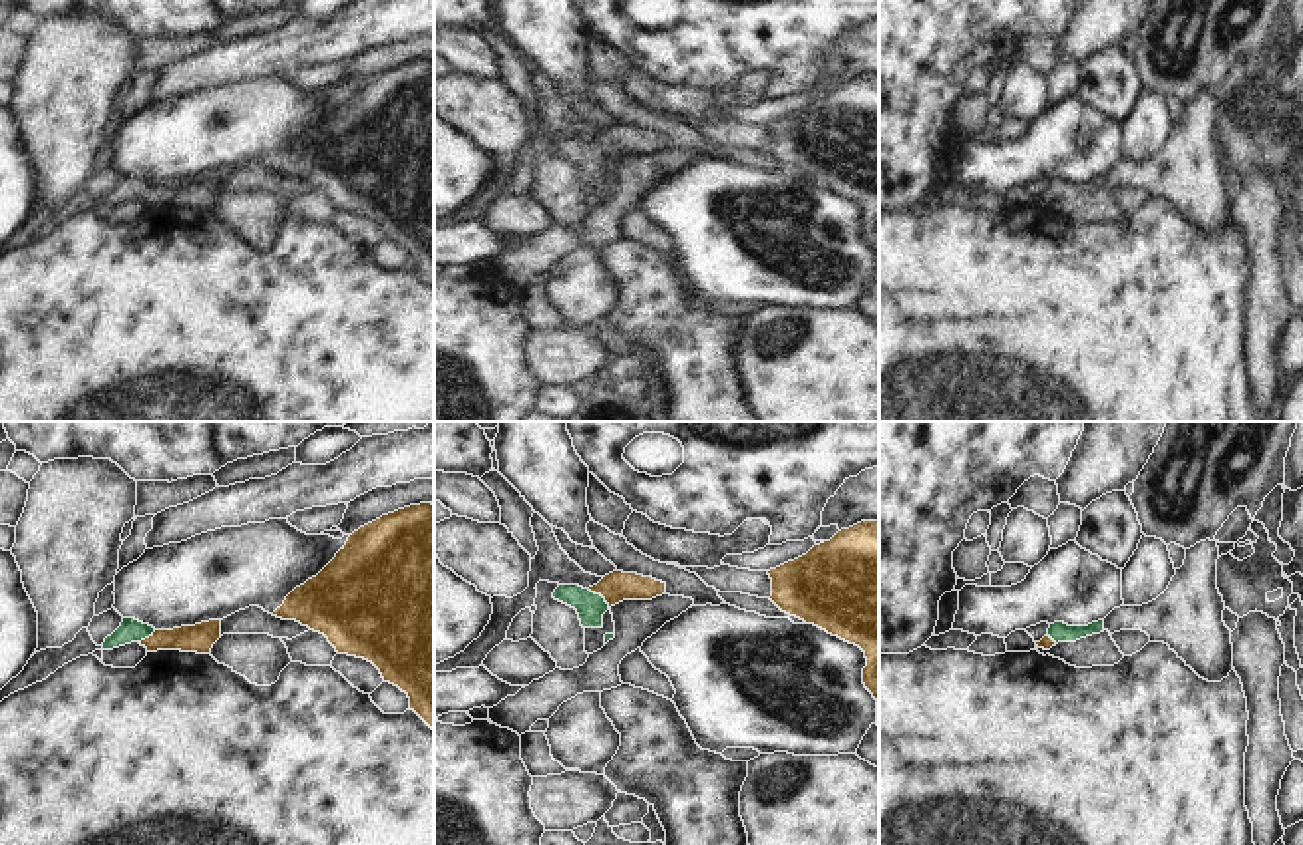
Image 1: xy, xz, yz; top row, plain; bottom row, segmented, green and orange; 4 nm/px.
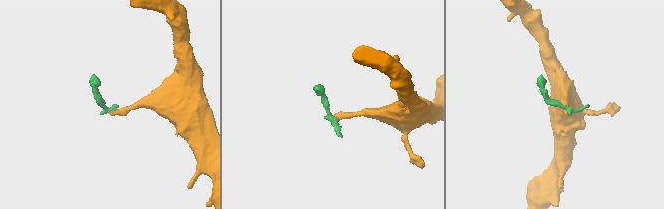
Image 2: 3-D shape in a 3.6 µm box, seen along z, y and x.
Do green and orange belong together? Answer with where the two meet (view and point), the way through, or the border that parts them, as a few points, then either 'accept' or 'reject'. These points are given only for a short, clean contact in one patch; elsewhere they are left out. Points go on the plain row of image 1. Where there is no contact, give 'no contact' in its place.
contact xz (599, 150); way xz (589, 162), (599, 150), (615, 142); accept

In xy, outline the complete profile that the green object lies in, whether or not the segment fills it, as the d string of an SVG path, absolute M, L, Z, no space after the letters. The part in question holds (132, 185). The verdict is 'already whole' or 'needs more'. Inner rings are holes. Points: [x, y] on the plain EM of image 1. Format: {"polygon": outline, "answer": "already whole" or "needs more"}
{"polygon": "M123 173L121 181L105 193L103 205L113 205L131 197L139 197L147 207L181 205L209 209L221 193L221 175L209 175L195 181L173 185L155 185L135 173Z", "answer": "needs more"}

